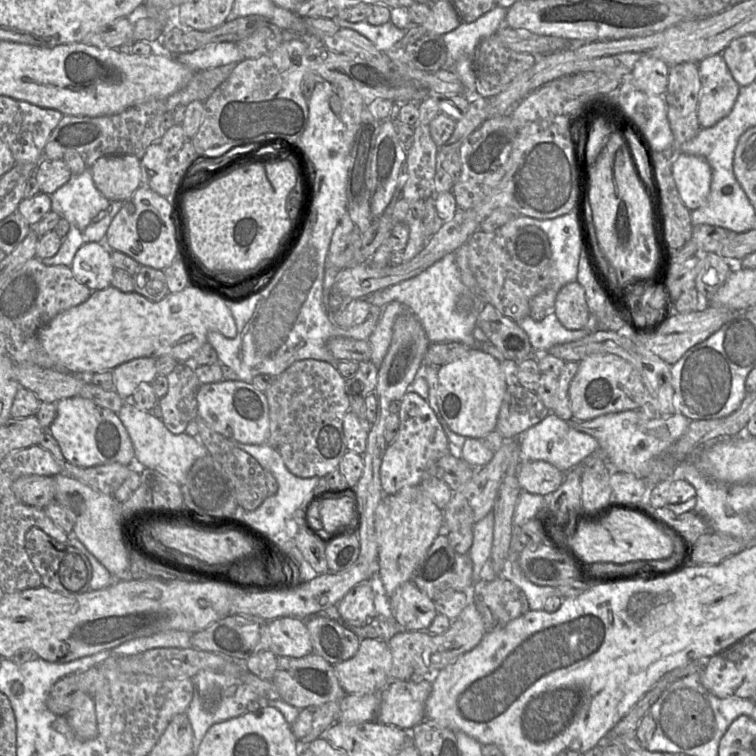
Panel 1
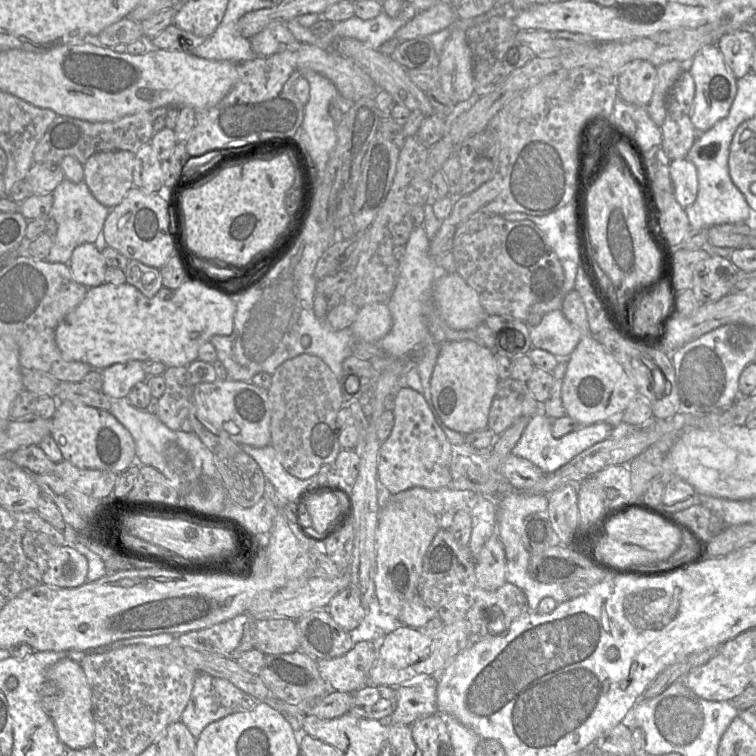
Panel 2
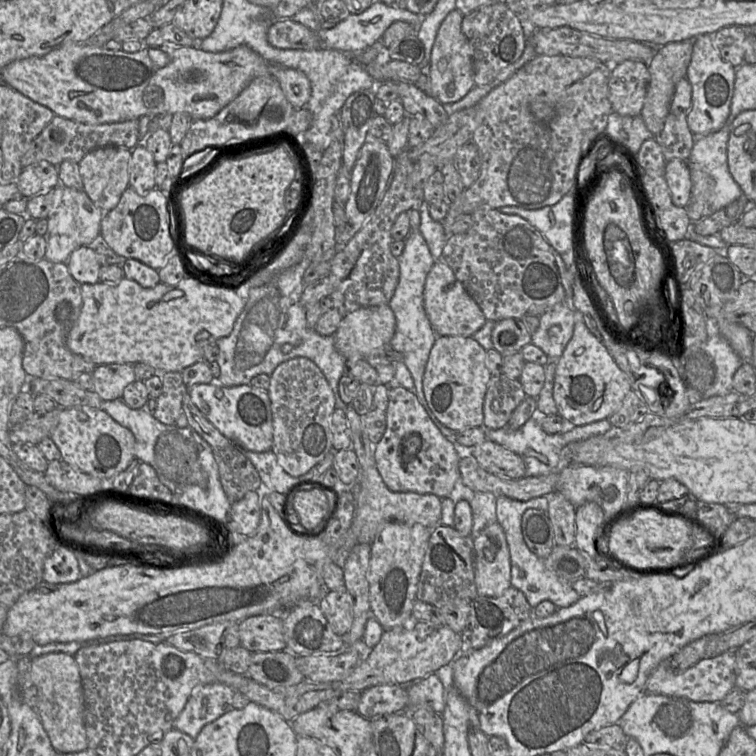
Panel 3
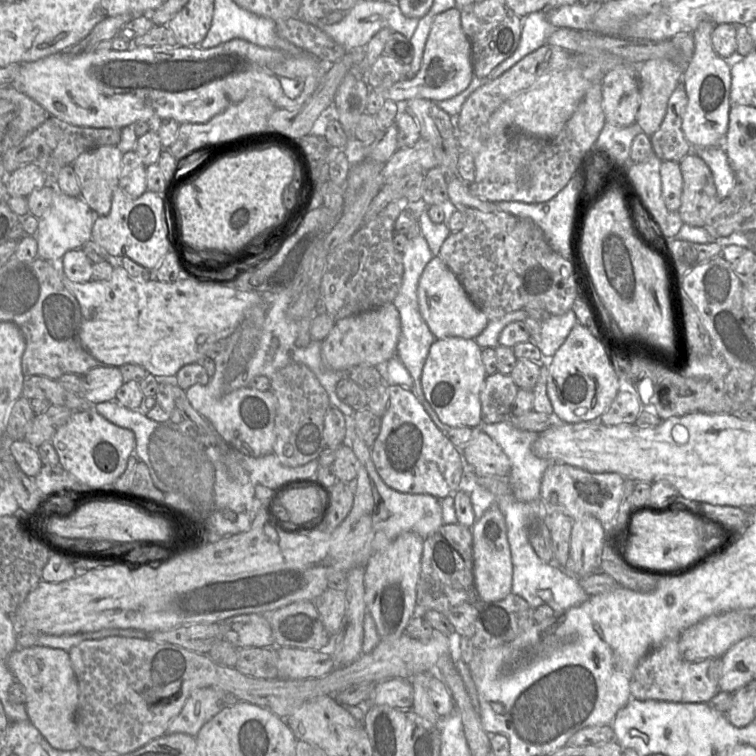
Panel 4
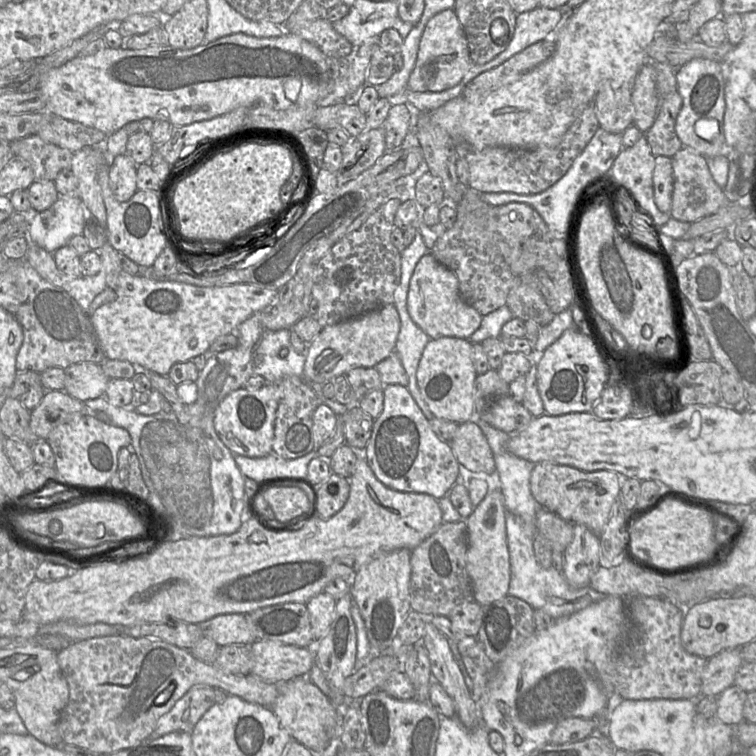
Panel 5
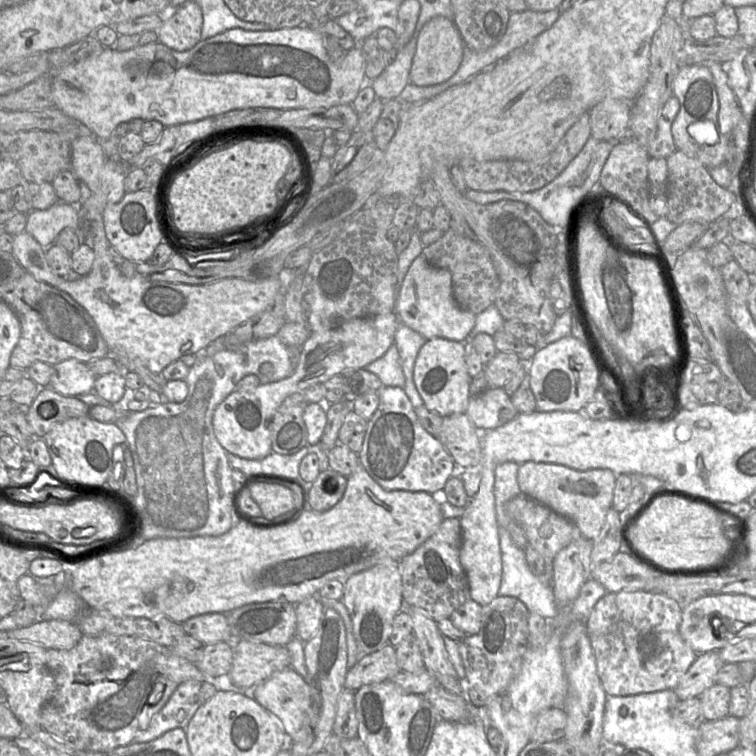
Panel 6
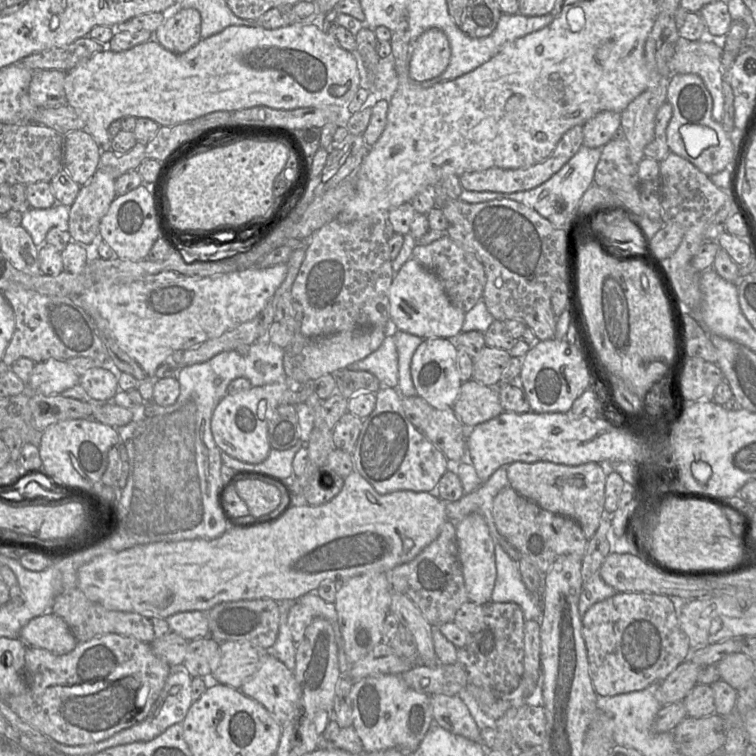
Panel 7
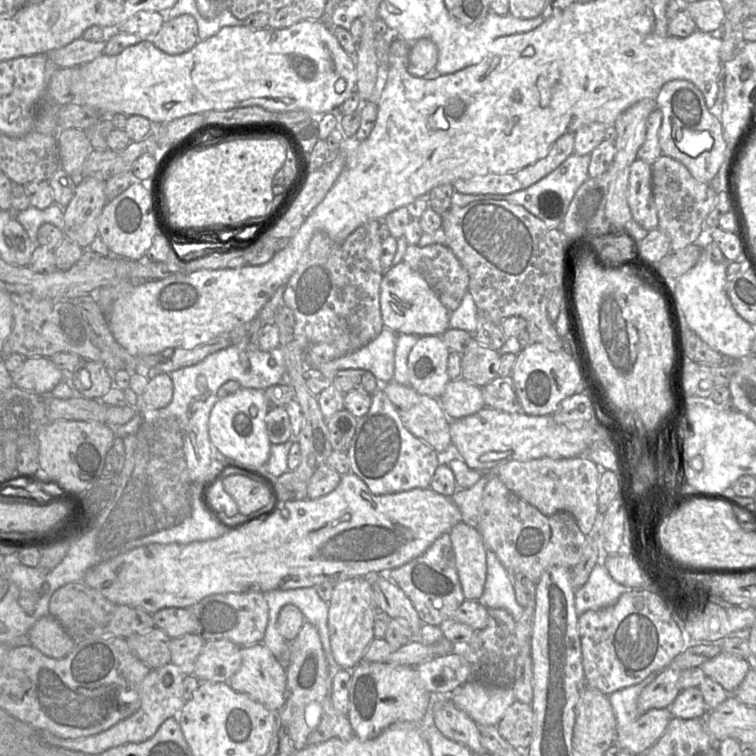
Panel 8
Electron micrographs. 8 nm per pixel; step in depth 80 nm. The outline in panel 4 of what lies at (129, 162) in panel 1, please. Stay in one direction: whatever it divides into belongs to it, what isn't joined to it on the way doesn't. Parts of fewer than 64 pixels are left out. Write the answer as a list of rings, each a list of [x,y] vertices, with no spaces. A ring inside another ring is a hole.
[[[100,146],[83,152],[72,163],[81,198],[98,216],[110,212],[112,195],[119,185],[122,157],[117,146]]]

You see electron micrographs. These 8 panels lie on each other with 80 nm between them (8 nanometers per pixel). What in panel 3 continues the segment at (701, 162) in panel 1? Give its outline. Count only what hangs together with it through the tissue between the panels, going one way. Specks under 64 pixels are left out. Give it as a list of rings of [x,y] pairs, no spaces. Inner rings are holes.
[[[680,159],[667,161],[665,165],[665,180],[673,204],[685,208],[692,194],[692,181],[688,162]]]

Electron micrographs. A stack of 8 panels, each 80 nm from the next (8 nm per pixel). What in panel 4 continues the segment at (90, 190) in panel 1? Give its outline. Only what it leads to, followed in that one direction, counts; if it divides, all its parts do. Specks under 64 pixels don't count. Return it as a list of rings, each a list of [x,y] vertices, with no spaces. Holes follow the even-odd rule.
[[[56,190],[52,204],[39,218],[38,229],[34,234],[38,245],[38,257],[59,263],[67,251],[82,249],[83,245],[92,239],[92,227],[96,216],[98,215],[81,196],[68,196]]]

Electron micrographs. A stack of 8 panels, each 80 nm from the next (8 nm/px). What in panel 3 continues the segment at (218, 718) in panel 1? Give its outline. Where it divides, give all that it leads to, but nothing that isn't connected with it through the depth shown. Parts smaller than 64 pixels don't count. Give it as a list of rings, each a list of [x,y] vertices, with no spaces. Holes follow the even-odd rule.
[[[222,683],[197,686],[190,695],[183,710],[174,721],[173,728],[189,735],[192,739],[195,739],[205,725],[234,709],[232,707],[232,699],[235,692],[236,691],[233,688]]]

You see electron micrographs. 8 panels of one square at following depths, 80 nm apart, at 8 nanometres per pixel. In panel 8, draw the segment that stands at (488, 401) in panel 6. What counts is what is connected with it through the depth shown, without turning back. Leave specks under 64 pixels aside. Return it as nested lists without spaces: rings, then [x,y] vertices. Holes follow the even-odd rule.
[[[464,379],[450,380],[438,400],[451,420],[472,415],[486,406],[481,387]]]

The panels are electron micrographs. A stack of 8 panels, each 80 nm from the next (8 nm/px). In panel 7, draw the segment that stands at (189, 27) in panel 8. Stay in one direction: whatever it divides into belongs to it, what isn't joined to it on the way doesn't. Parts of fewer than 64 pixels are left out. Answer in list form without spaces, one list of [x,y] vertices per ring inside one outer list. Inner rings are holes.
[[[182,8],[154,33],[156,40],[163,48],[172,53],[185,53],[198,44],[201,37],[201,15],[194,8]]]

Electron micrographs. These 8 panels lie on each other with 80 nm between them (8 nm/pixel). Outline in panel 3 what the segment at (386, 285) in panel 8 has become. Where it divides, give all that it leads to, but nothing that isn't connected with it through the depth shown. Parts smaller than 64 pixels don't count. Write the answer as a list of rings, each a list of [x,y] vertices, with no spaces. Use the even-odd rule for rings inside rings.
[[[442,259],[436,260],[426,277],[424,308],[437,336],[470,337],[487,321],[480,306]]]

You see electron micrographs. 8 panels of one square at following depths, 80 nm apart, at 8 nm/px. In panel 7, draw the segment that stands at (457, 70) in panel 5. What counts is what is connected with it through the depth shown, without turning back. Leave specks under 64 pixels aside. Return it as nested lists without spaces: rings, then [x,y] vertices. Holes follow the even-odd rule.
[[[437,28],[423,32],[413,42],[409,58],[409,75],[416,82],[431,80],[448,67],[451,48],[446,35]]]

